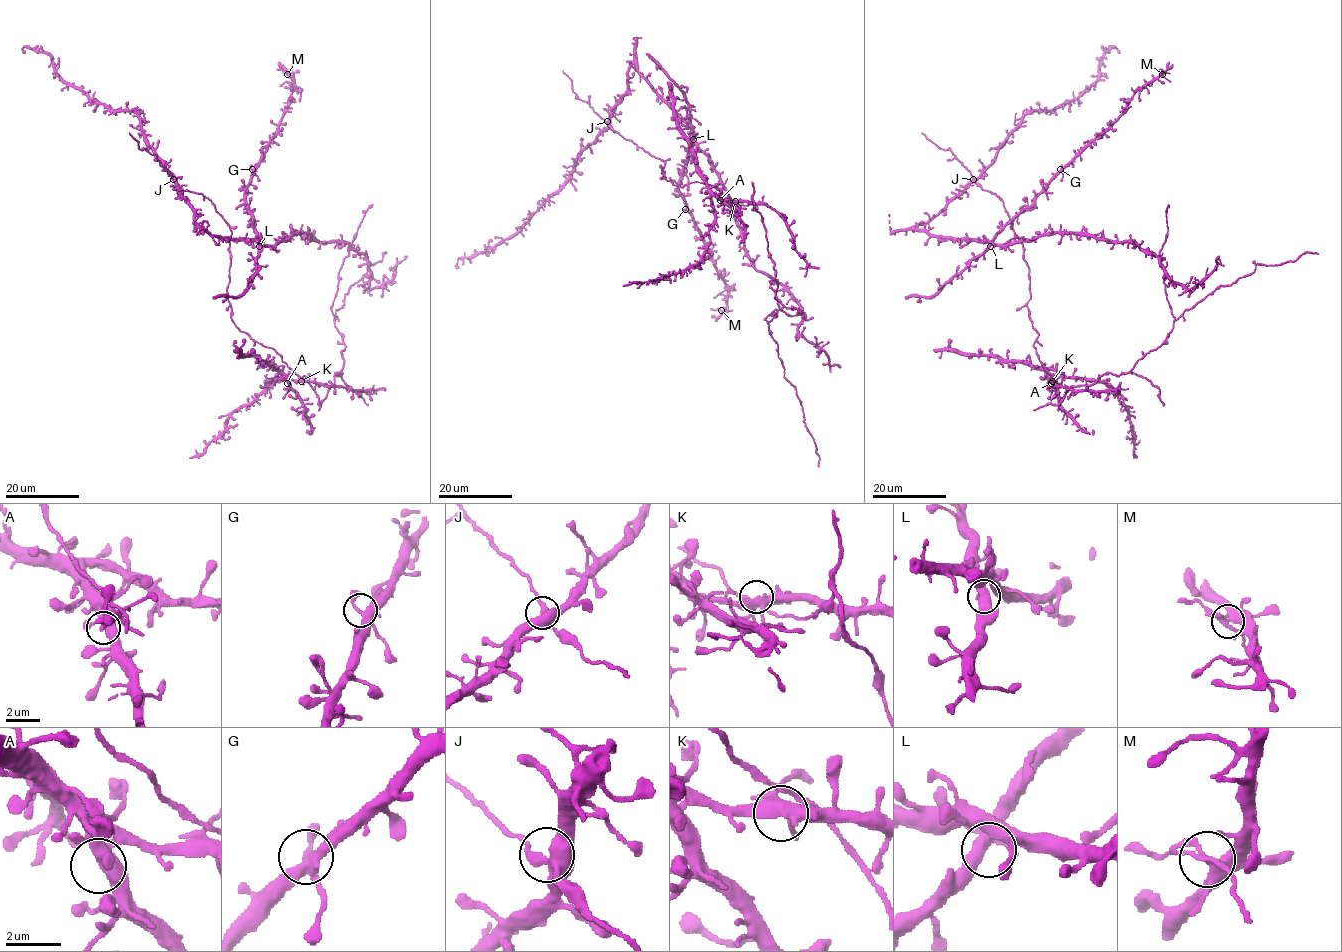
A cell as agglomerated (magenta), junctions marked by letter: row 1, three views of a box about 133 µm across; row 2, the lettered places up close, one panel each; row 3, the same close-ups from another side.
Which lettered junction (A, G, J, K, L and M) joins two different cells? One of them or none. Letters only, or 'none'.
M

